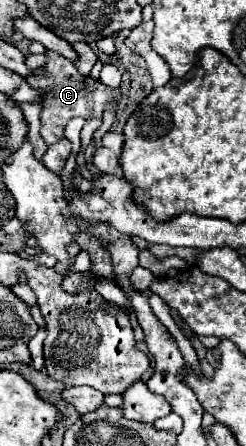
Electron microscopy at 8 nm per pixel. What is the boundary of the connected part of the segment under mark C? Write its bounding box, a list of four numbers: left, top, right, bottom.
[26,52,120,144]

